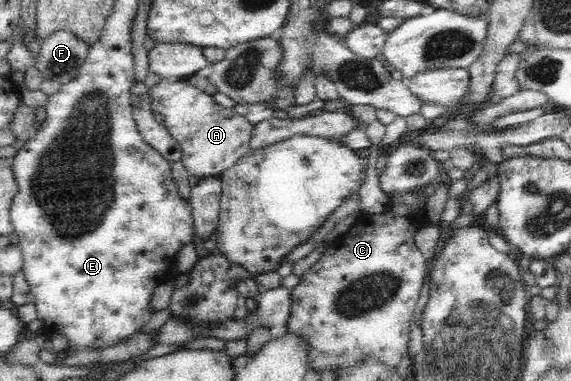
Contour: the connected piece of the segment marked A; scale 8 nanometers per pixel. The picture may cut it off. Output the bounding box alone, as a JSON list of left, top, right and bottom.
[149,78,253,177]

